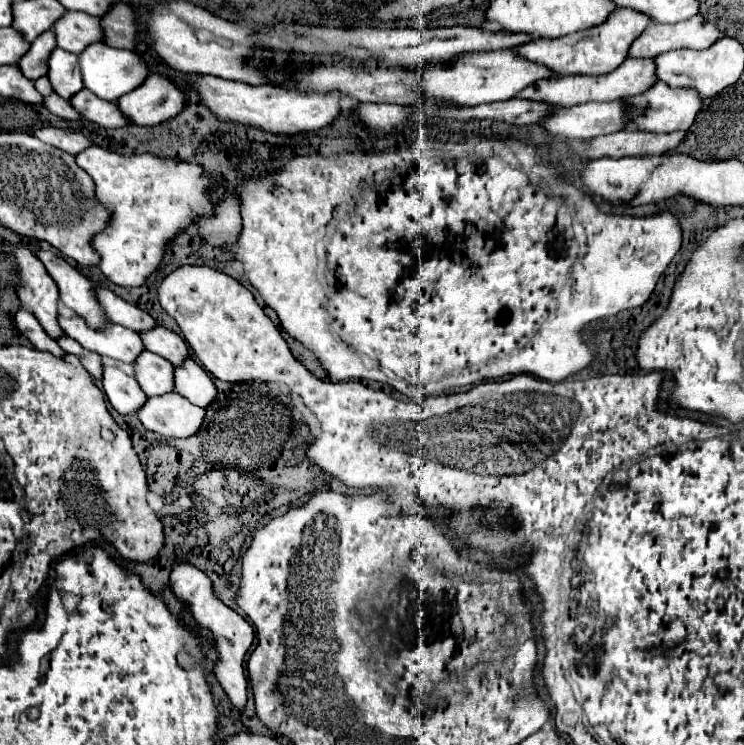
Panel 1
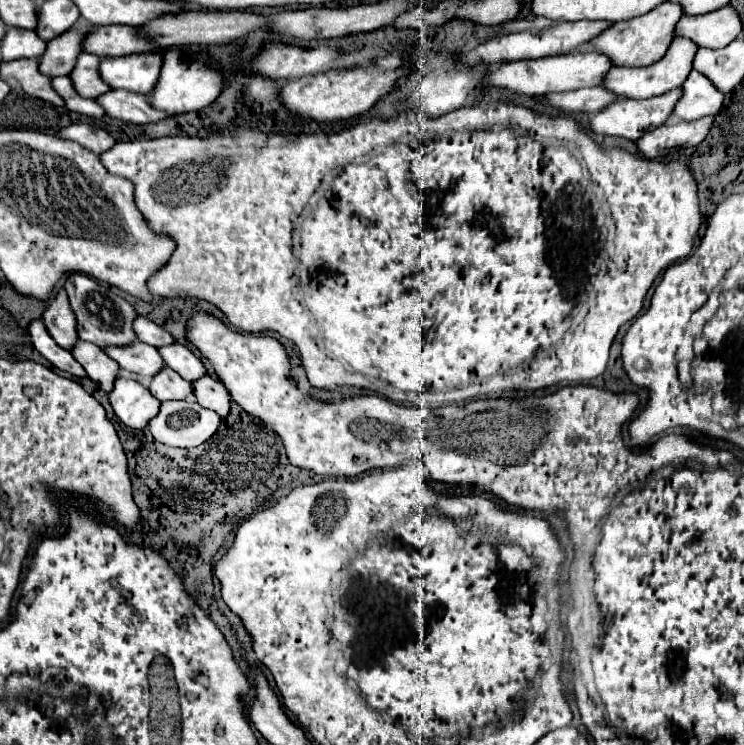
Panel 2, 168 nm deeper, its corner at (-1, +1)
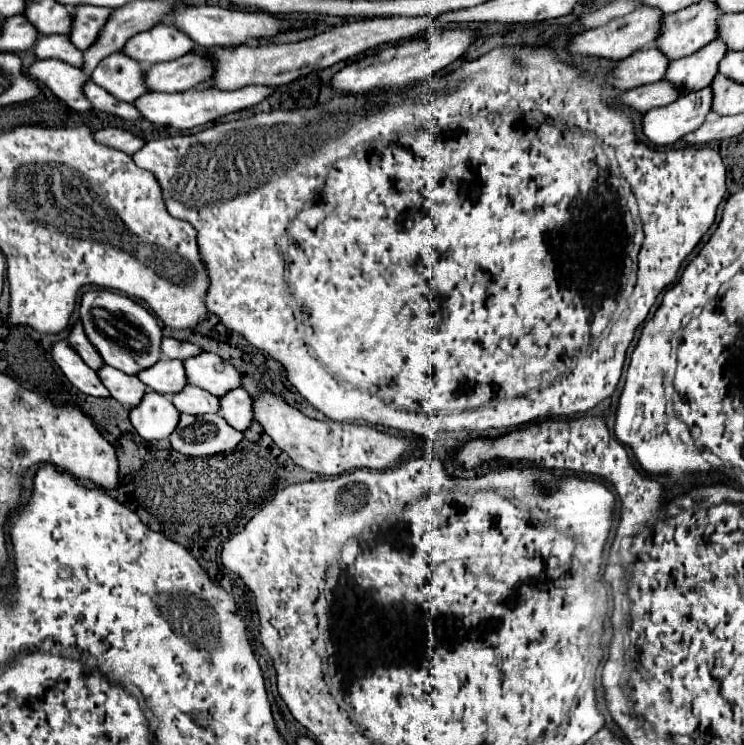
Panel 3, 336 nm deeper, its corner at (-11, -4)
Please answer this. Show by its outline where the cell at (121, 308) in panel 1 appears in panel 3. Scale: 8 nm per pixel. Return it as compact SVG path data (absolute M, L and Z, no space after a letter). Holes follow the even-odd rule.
M165 337L163 343L161 343L161 351L163 351L163 357L185 361L185 359L191 359L191 357L199 355L201 347L197 347L193 343L187 343L187 341L177 341L177 339Z

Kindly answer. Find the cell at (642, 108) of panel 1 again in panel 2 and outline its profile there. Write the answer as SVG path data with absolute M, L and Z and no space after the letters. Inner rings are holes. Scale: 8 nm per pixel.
M691 70L689 78L681 84L681 98L671 116L681 120L697 120L717 114L723 104L723 94L699 72Z

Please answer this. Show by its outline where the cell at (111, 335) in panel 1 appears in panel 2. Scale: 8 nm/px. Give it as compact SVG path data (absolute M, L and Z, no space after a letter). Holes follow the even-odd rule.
M133 340L131 346L109 346L105 354L117 360L121 368L143 374L143 376L155 376L163 368L163 360L157 348L139 340Z

